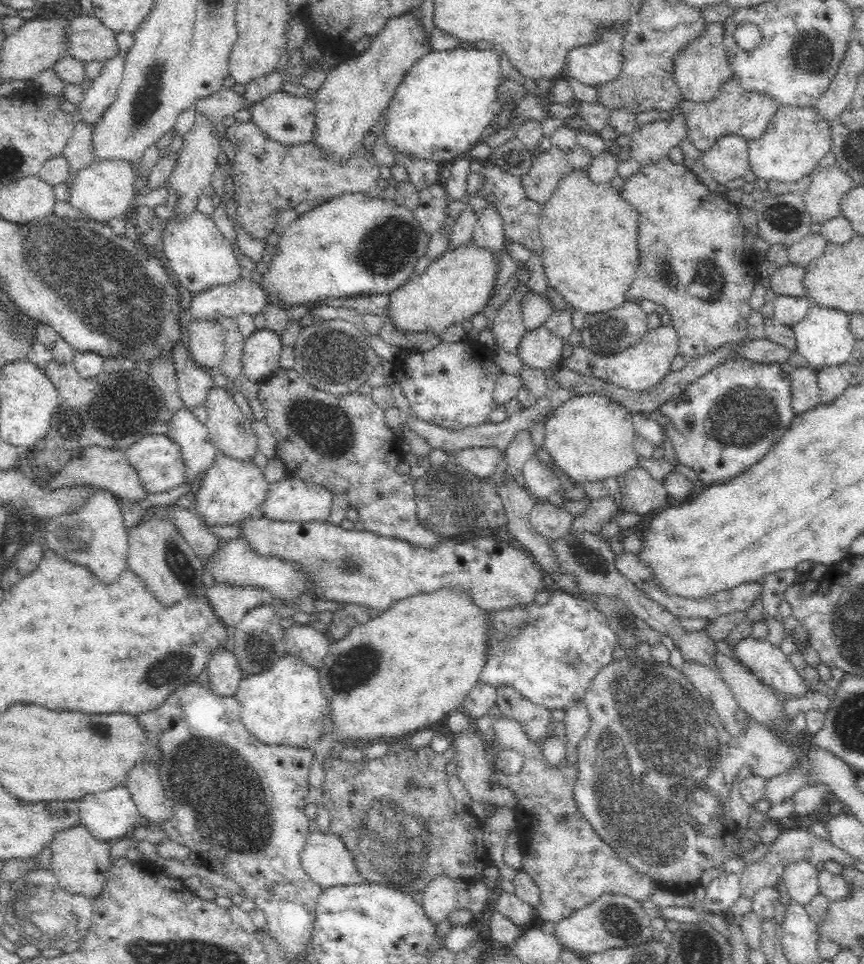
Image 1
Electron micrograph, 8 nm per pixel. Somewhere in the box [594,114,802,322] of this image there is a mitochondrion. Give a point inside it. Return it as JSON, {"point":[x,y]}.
{"point":[709,282]}

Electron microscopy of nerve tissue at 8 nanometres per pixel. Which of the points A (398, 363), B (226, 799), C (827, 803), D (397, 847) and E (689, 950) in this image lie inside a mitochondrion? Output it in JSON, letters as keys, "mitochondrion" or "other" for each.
{"A":"other","B":"mitochondrion","C":"other","D":"mitochondrion","E":"mitochondrion"}

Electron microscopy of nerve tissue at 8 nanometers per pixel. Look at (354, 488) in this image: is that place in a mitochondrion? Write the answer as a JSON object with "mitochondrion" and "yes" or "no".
{"mitochondrion":"no"}

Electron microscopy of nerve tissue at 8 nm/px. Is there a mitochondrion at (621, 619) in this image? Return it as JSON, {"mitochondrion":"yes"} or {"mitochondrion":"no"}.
{"mitochondrion":"yes"}

